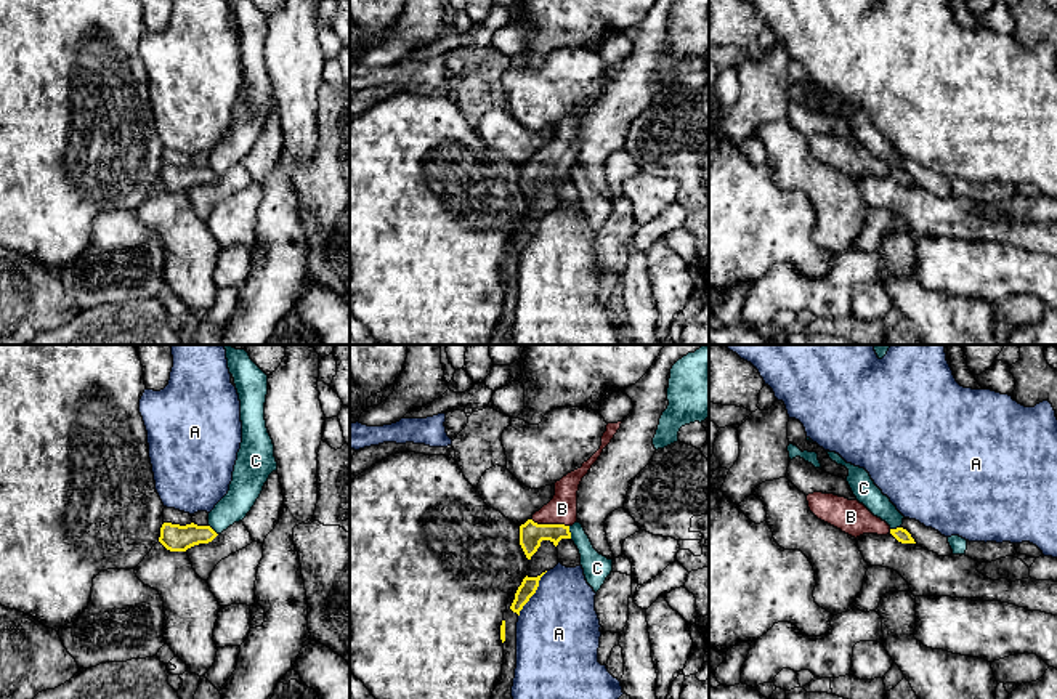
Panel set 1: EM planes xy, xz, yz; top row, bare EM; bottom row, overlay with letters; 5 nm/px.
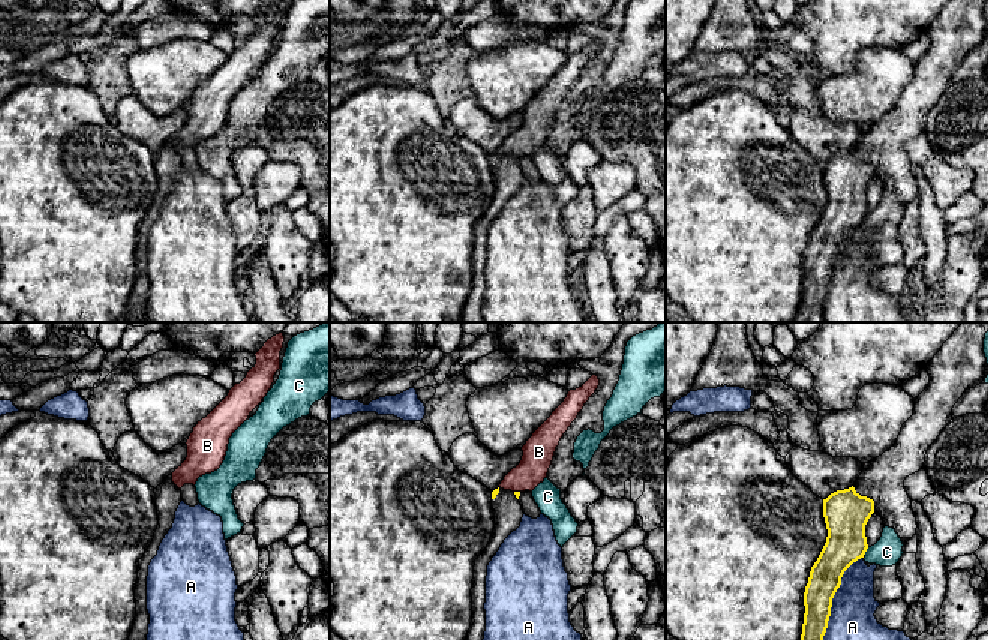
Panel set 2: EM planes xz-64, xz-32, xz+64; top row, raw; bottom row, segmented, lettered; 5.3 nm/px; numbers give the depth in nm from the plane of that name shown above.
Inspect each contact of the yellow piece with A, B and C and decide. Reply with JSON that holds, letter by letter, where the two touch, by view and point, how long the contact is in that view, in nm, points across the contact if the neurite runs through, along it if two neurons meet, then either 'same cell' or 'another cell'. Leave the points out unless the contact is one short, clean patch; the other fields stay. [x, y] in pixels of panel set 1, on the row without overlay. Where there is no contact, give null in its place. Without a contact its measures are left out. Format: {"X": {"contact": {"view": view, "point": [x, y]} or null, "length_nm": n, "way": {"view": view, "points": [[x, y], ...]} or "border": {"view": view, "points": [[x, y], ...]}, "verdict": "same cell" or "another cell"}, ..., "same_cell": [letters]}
{"A": {"contact": {"view": "xz", "point": [534, 233]}, "length_nm": 280, "verdict": "another cell"}, "B": {"contact": {"view": "xz", "point": [550, 165]}, "length_nm": 200, "way": {"view": "xz", "points": [[531, 175], [538, 169], [550, 165], [562, 149]]}, "verdict": "same cell"}, "C": {"contact": {"view": "xz", "point": [570, 173]}, "length_nm": 70, "verdict": "another cell"}, "same_cell": ["B"]}

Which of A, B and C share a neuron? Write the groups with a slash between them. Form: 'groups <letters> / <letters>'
groups A / B / C

